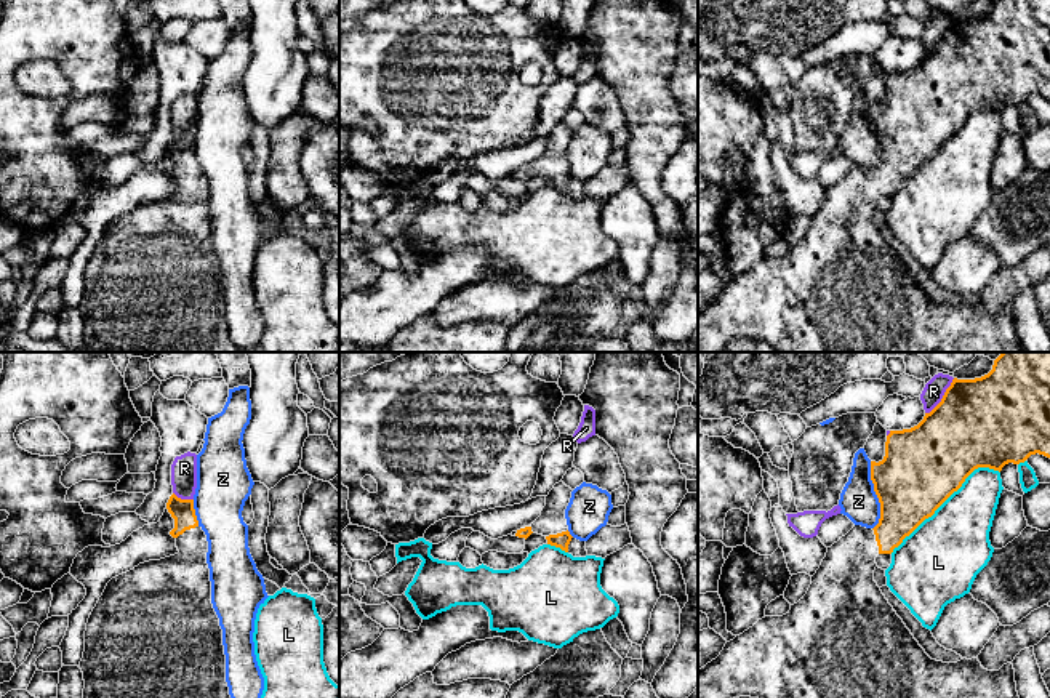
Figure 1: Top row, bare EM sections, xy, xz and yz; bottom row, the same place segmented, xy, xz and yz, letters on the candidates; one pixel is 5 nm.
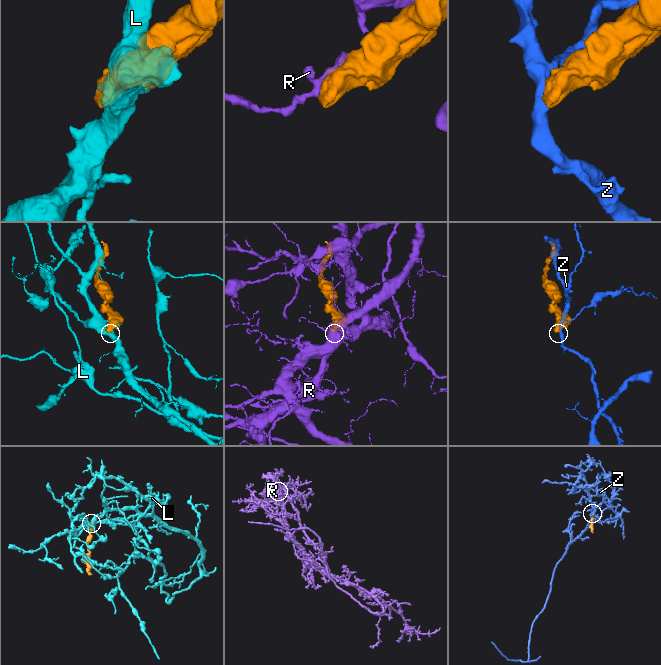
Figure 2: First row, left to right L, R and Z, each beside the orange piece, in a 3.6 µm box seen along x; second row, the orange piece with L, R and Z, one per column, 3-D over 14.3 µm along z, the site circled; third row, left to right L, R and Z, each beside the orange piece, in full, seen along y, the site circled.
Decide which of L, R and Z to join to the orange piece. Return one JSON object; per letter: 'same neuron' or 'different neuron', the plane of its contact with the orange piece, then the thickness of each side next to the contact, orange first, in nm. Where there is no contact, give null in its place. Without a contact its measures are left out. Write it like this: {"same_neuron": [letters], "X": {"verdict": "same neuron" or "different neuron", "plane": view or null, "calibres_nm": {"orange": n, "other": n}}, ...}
{"same_neuron": [], "L": {"verdict": "different neuron", "plane": "yz", "calibres_nm": {"orange": 400, "other": 380}}, "R": {"verdict": "different neuron", "plane": "yz", "calibres_nm": {"orange": 460, "other": 110}}, "Z": {"verdict": "different neuron", "plane": "yz", "calibres_nm": {"orange": 380, "other": 190}}}

